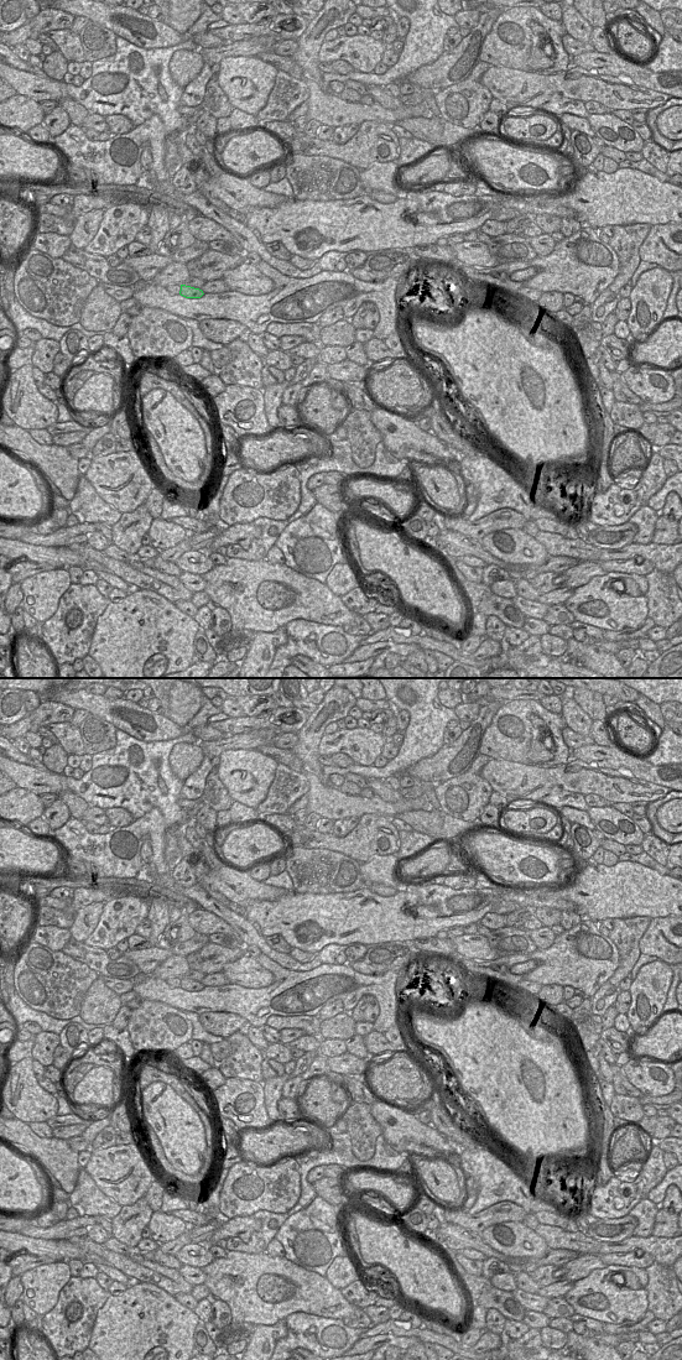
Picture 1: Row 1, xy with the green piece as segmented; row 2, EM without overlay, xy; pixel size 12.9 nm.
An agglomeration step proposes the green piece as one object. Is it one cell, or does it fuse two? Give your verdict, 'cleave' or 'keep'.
keep

